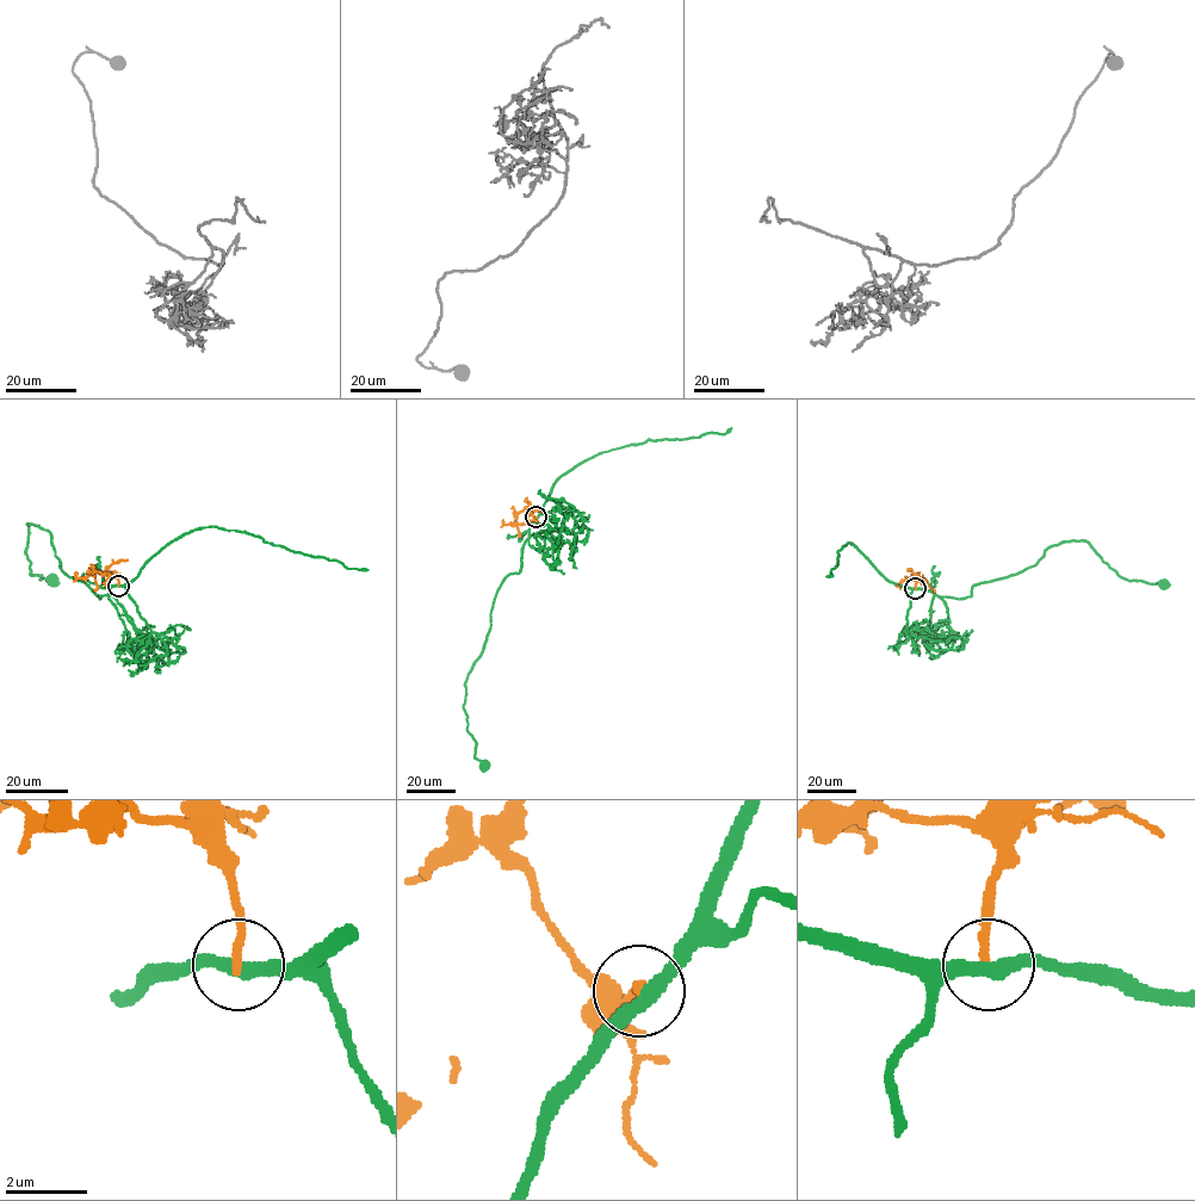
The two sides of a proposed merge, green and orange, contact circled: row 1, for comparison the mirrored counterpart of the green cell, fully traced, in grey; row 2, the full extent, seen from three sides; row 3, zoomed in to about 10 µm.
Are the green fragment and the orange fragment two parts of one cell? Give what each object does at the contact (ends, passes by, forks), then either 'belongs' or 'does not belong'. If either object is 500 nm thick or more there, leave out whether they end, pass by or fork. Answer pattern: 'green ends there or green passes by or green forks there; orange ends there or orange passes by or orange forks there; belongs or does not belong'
green passes by; orange ends there; does not belong

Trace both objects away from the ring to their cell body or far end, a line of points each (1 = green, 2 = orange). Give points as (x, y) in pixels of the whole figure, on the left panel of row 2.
1: (118, 584), (99, 599), (60, 568), (50, 534), (28, 524), (25, 551), (30, 574), (54, 581)
2: (118, 584), (113, 571), (96, 571), (84, 579), (78, 579), (75, 571)

